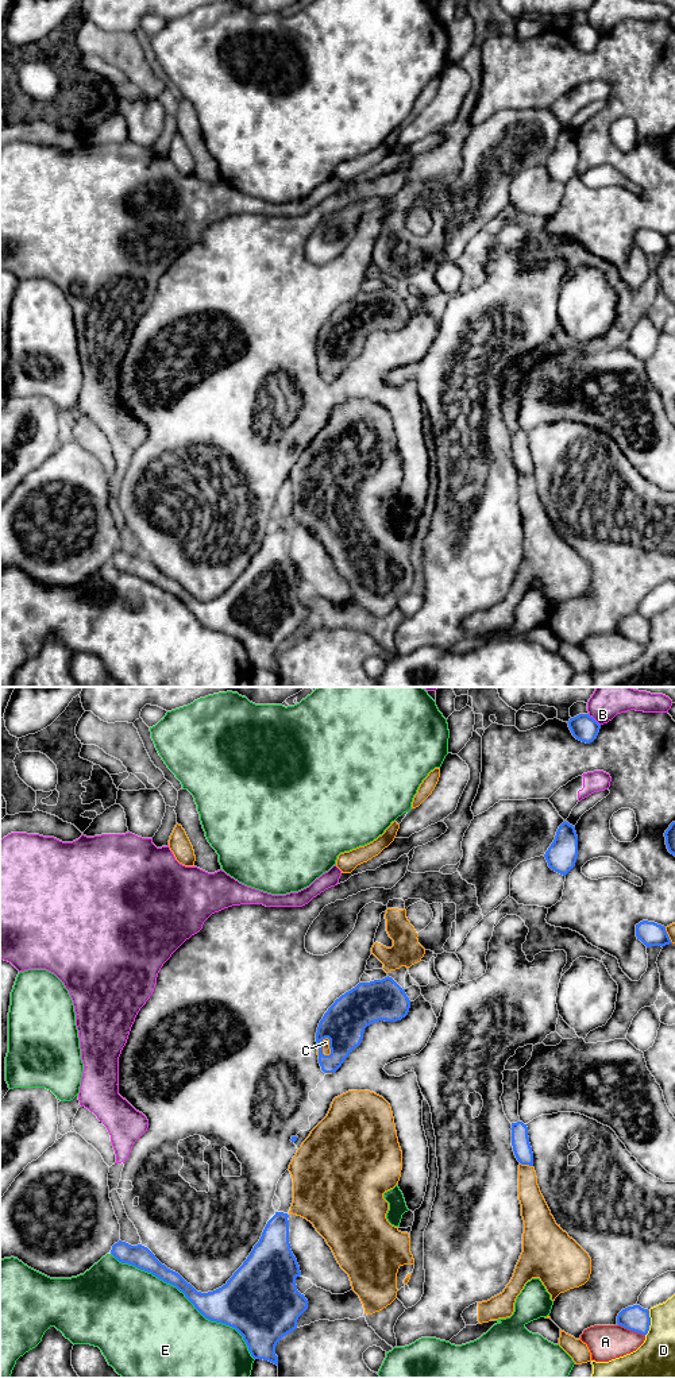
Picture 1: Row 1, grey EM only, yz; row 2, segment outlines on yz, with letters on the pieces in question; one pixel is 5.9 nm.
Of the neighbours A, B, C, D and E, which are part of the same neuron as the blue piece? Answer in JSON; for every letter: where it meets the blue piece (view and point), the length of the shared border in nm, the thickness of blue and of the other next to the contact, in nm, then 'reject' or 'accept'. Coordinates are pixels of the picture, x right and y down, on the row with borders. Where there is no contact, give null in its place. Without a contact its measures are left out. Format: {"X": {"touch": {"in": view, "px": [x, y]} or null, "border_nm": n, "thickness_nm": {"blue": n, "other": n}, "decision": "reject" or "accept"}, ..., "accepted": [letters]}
{"A": {"touch": {"in": "yz", "px": [632, 1330]}, "border_nm": 180, "thickness_nm": {"blue": 150, "other": 200}, "decision": "reject"}, "B": {"touch": {"in": "yz", "px": [594, 720]}, "border_nm": 100, "thickness_nm": {"blue": 160, "other": 220}, "decision": "reject"}, "C": {"touch": {"in": "yz", "px": [321, 1046]}, "border_nm": 120, "thickness_nm": {"blue": 260, "other": 50}, "decision": "reject"}, "D": {"touch": {"in": "yz", "px": [650, 1323]}, "border_nm": 160, "thickness_nm": {"blue": 150, "other": 280}, "decision": "reject"}, "E": {"touch": {"in": "yz", "px": [188, 1299]}, "border_nm": 1050, "thickness_nm": {"blue": 220, "other": 500}, "decision": "reject"}, "accepted": []}

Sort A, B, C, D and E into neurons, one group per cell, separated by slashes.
A / B C / D / E

